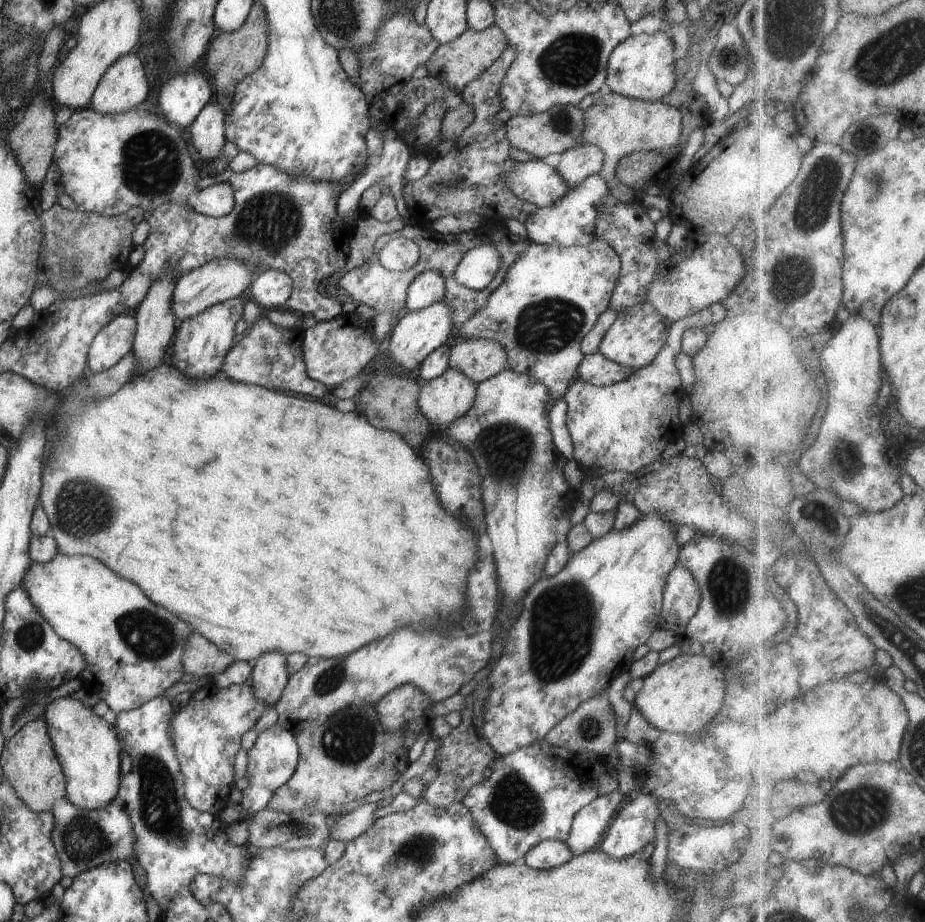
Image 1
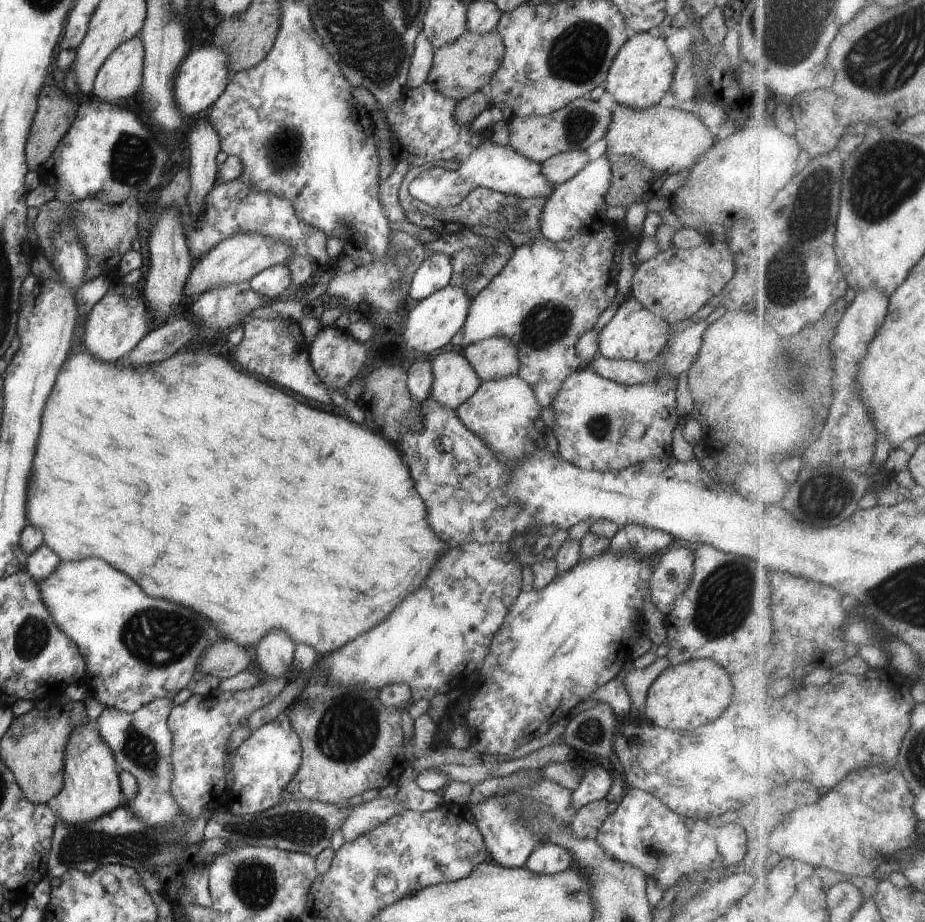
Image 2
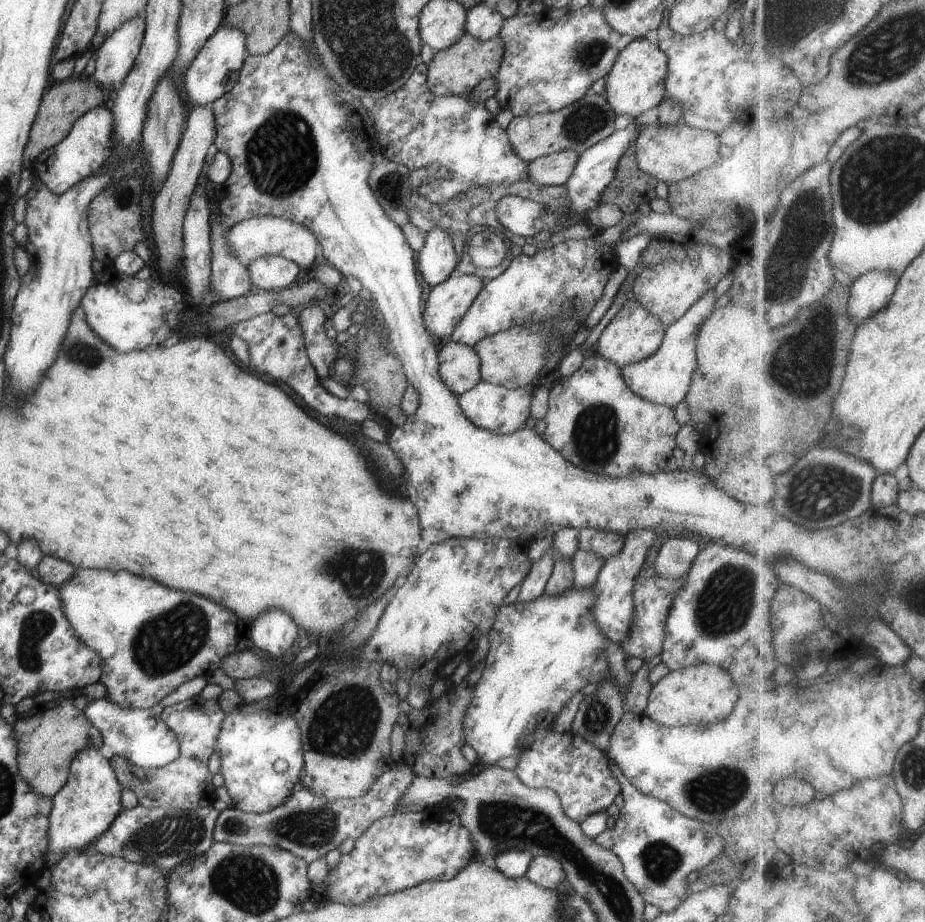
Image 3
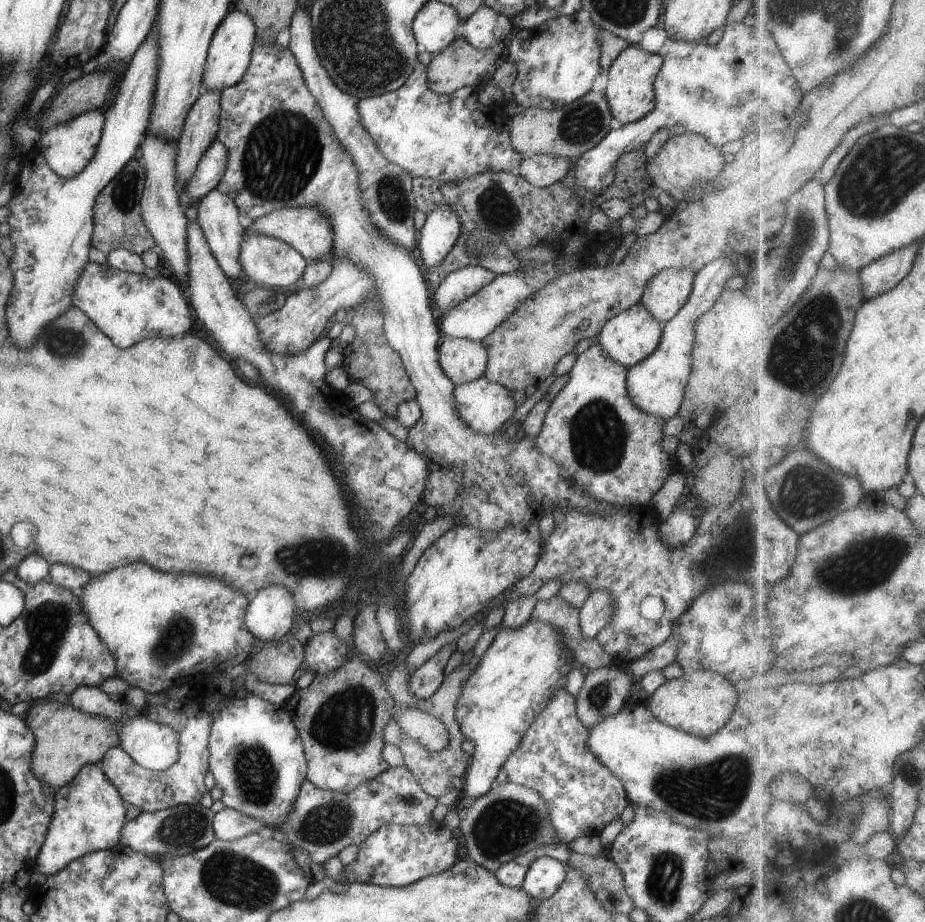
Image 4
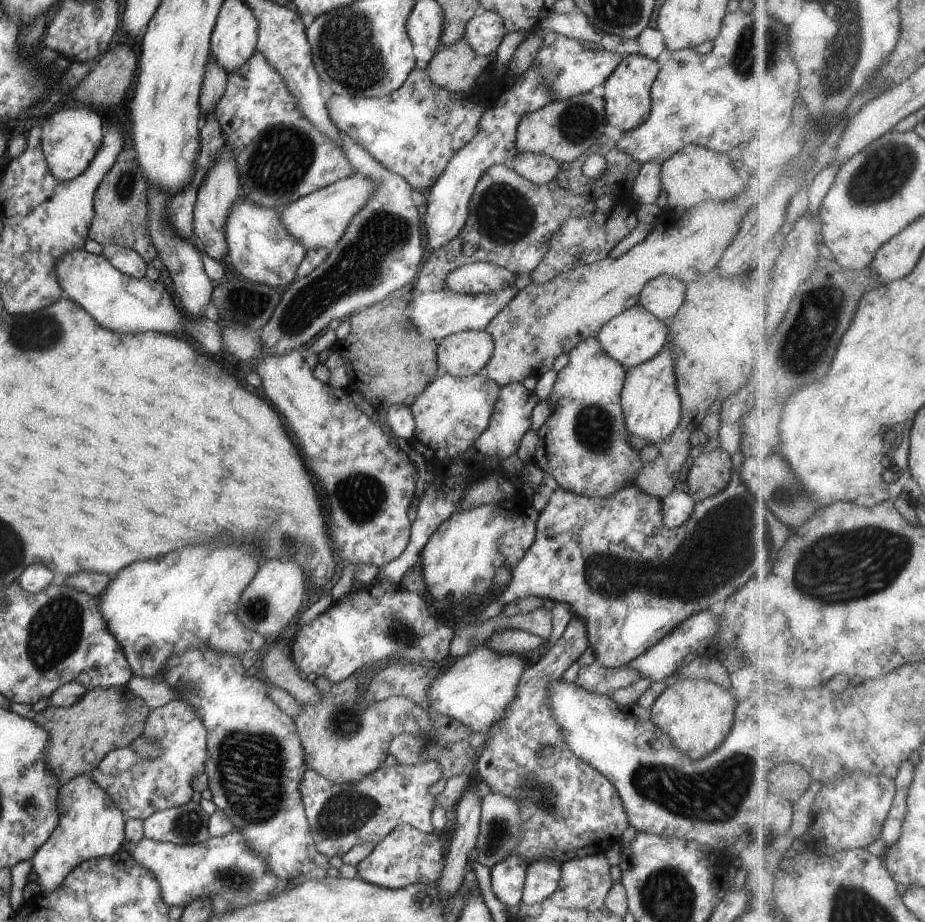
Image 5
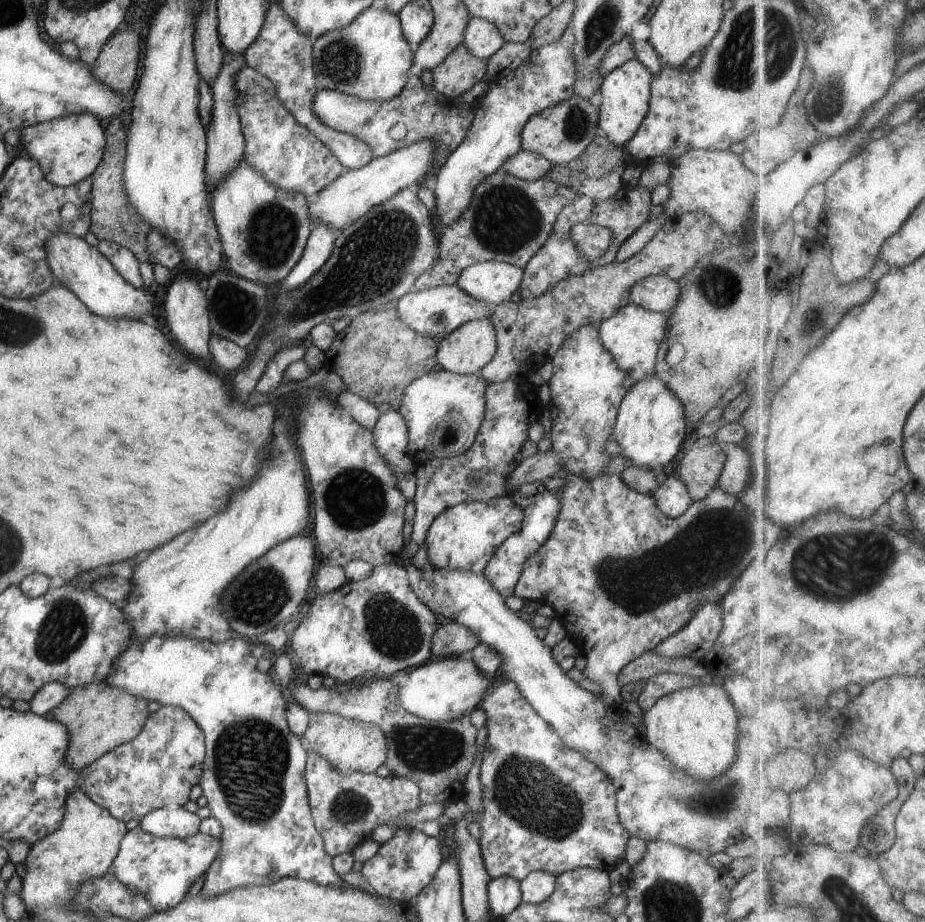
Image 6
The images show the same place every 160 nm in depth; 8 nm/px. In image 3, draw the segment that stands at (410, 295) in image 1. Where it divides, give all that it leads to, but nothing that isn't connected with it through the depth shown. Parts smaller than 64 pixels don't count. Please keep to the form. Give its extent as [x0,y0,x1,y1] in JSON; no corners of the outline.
[416,227,459,287]

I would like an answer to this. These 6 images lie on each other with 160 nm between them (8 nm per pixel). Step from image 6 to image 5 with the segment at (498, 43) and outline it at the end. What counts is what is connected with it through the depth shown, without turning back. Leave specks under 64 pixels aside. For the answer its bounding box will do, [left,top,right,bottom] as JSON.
[463,11,507,56]

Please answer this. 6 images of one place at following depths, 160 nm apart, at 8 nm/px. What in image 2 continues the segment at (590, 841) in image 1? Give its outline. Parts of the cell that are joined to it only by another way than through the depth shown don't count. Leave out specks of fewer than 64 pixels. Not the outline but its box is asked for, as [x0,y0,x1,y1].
[569,798,608,839]

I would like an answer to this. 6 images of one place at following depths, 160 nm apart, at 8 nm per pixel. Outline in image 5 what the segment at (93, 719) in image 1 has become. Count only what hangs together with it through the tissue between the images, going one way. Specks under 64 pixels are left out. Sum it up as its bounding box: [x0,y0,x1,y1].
[30,774,128,894]

